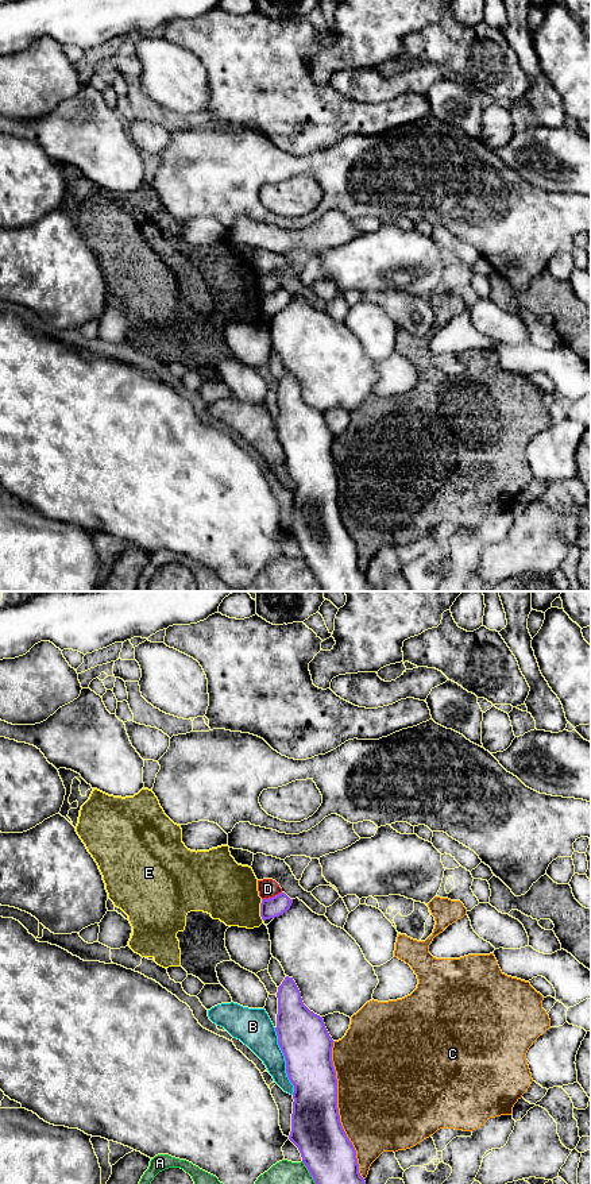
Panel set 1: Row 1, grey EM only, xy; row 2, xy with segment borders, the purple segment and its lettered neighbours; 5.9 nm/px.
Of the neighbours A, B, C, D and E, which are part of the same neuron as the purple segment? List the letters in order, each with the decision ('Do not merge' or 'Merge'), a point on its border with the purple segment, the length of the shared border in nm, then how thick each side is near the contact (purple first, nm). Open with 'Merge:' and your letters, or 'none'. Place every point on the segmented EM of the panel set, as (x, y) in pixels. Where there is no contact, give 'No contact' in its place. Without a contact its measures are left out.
Merge: none
A: Do not merge. Touches purple at xy (309, 1172). Shared border 160 nm. Thickness 300 nm (purple) against 140 nm
B: Do not merge. Touches purple at xy (285, 1060). Shared border 420 nm. Thickness 300 nm (purple) against 200 nm
C: Do not merge. Touches purple at xy (338, 1110). Shared border 850 nm. Thickness 300 nm (purple) against 500 nm
D: Do not merge. Touches purple at xy (273, 897). Shared border 130 nm. Thickness 120 nm (purple) against 110 nm
E: Do not merge. Touches purple at xy (261, 910). Shared border 130 nm. Thickness 120 nm (purple) against 360 nm

